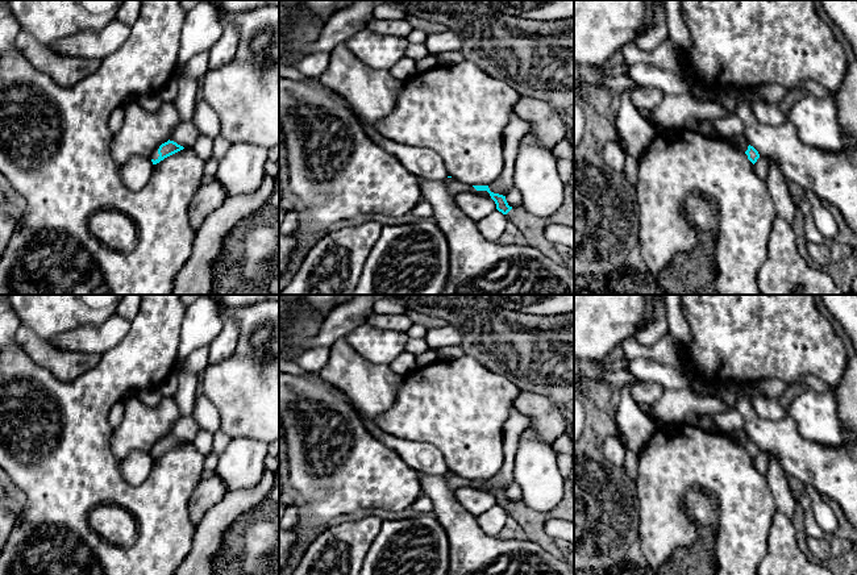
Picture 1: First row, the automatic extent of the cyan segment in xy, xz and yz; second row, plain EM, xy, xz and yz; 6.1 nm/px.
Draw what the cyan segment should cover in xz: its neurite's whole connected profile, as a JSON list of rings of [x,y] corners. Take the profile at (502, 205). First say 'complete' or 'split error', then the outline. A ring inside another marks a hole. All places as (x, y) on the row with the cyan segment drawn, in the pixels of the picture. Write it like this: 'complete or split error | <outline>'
complete | [[[473,186],[473,187],[477,191],[487,191],[491,199],[495,201],[496,209],[502,212],[503,214],[507,214],[512,209],[512,207],[508,205],[506,196],[491,192],[488,186]]]

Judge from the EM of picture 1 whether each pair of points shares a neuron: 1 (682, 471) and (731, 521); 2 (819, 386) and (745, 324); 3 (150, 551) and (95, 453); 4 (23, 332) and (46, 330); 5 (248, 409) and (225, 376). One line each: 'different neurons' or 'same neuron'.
1: same neuron
2: different neurons
3: same neuron
4: different neurons
5: same neuron

